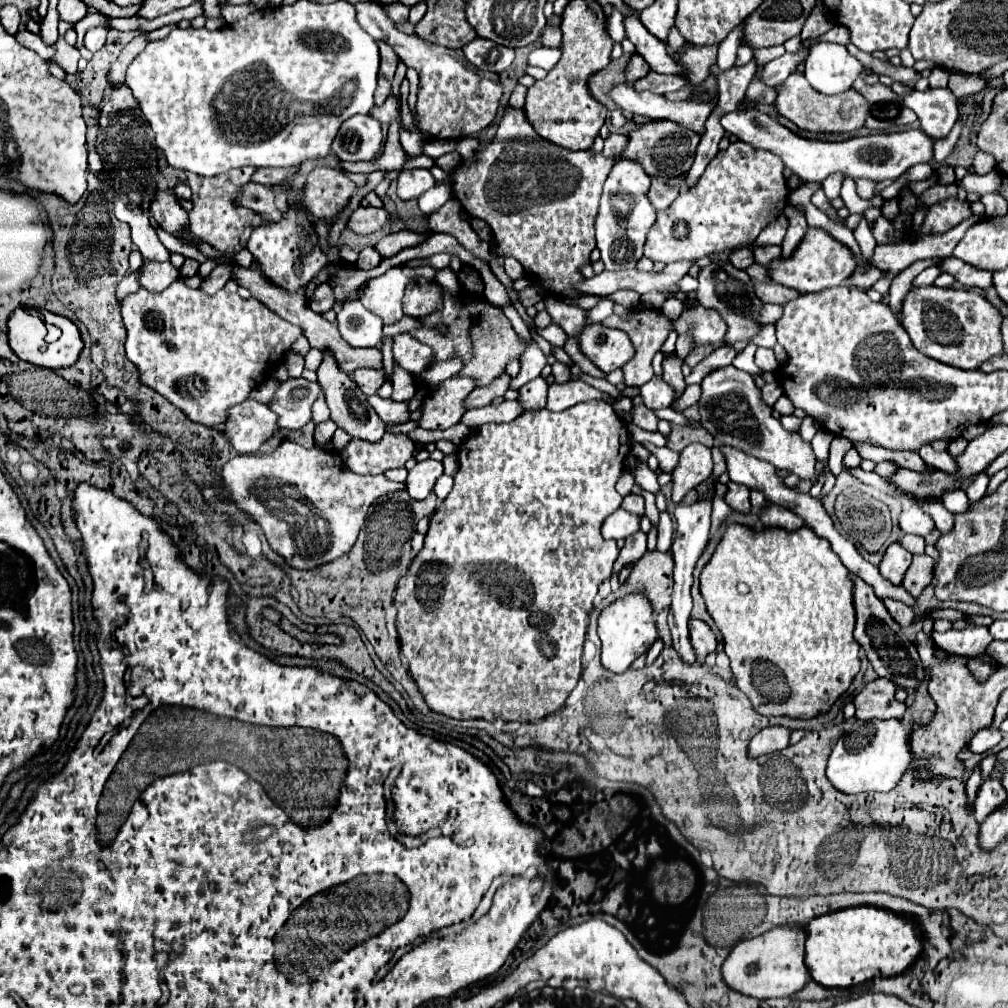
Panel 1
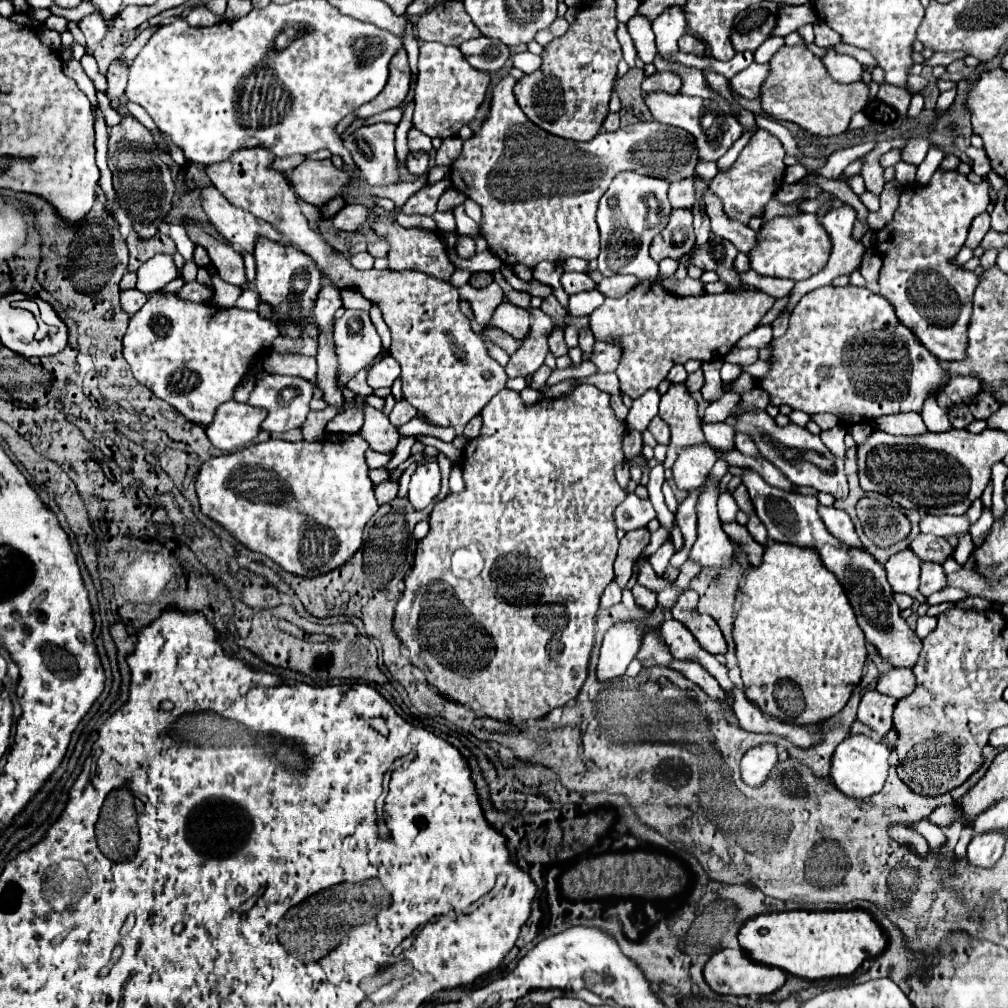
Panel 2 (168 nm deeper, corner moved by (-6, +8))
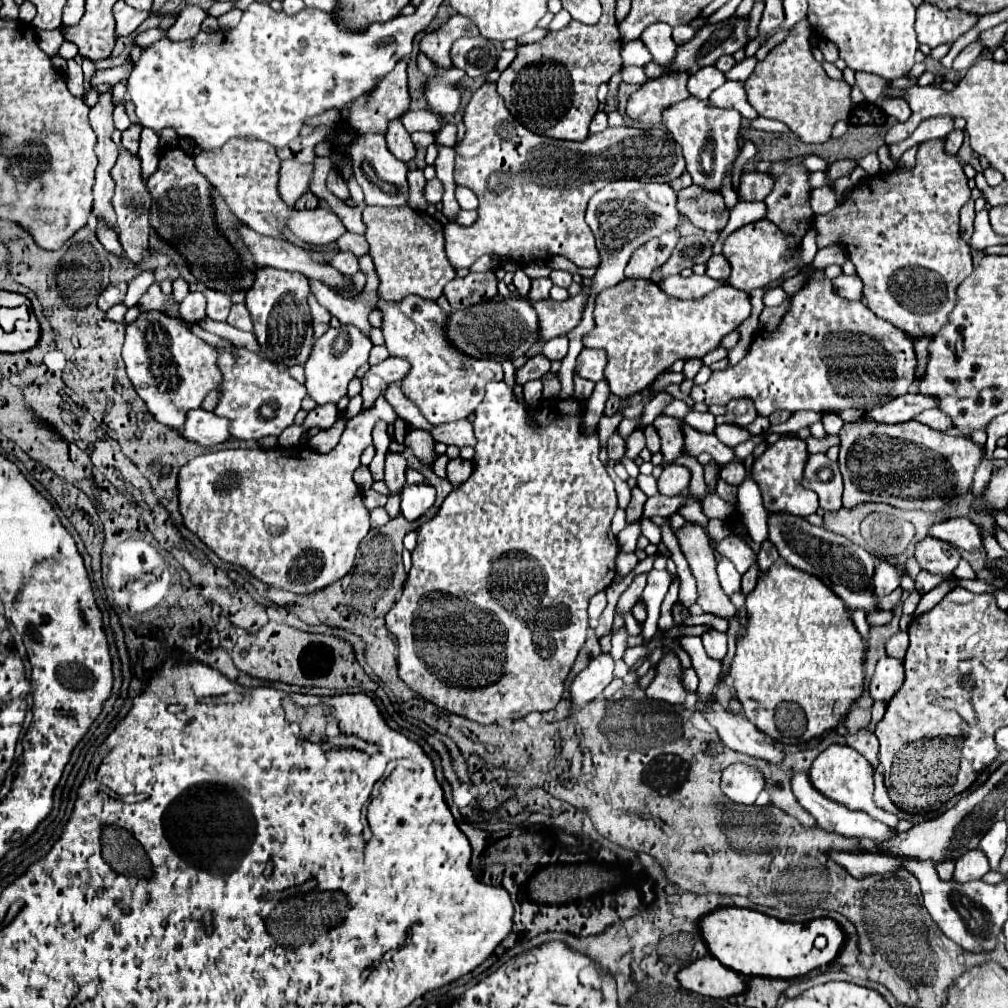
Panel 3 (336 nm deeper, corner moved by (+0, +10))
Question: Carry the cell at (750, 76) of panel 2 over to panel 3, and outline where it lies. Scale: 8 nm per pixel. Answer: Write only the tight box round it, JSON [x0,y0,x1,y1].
[708,80,758,120]

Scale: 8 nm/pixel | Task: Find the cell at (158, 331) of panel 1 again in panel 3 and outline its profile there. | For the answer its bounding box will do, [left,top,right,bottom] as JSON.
[122,310,222,430]

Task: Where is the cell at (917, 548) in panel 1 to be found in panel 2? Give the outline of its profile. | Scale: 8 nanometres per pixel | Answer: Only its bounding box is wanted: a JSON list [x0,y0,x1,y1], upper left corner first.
[910,534,952,564]

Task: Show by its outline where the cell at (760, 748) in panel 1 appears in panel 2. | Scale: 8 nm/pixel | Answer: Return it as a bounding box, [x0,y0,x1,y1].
[740,742,778,786]

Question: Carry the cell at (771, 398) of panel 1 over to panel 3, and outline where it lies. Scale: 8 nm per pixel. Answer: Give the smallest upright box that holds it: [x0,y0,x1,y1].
[715,400,756,425]

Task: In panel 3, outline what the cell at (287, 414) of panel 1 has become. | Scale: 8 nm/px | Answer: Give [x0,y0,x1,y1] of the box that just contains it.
[214,346,306,440]

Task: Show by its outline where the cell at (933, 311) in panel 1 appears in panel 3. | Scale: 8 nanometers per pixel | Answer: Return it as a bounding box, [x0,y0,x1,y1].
[814,140,972,338]

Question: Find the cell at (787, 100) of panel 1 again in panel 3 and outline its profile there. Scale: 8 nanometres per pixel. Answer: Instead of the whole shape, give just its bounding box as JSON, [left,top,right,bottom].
[744,20,850,144]

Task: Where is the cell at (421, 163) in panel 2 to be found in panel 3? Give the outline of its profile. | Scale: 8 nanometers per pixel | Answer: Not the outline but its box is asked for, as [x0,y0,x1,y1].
[386,120,416,162]

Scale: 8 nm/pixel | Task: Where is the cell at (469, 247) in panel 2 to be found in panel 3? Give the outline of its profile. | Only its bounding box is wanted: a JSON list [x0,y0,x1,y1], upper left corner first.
[446,84,684,268]

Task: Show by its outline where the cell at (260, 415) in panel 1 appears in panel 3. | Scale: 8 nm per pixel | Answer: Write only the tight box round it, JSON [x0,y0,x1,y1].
[182,410,228,446]

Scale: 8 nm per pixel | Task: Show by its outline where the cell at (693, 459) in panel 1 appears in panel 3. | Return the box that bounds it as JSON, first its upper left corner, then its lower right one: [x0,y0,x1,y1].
[656,464,690,496]

